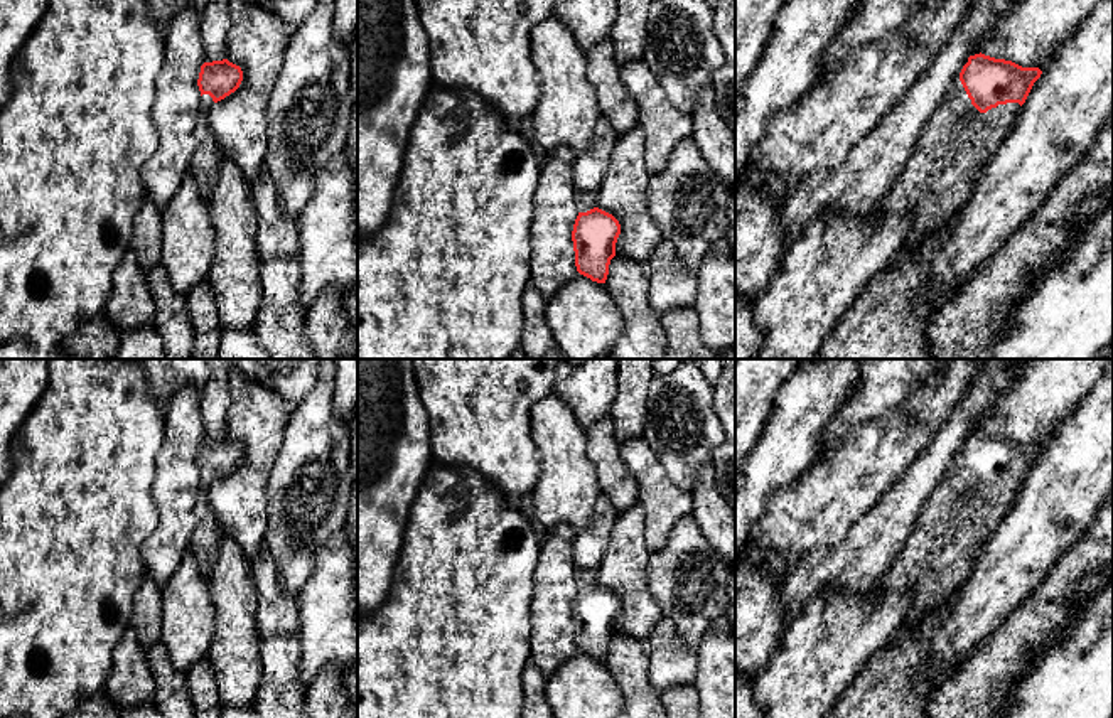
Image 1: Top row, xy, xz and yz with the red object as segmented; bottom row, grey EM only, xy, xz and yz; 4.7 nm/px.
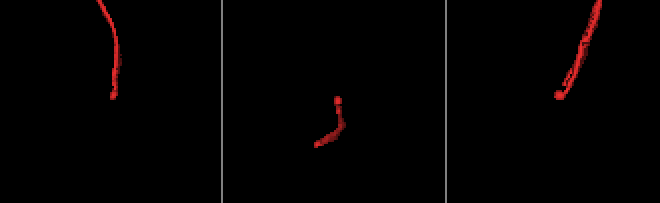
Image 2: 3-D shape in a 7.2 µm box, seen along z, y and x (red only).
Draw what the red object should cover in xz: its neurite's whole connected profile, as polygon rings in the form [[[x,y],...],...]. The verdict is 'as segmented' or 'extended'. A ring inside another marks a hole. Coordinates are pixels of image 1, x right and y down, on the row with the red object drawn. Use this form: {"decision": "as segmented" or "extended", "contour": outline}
{"decision": "extended", "contour": [[[578,194],[578,216],[573,224],[572,241],[575,266],[580,275],[605,283],[619,234],[619,221],[595,206],[595,194]]]}

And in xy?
{"decision": "extended", "contour": [[[228,59],[204,62],[201,66],[197,86],[201,91],[201,115],[206,116],[207,110],[234,93],[243,81],[243,71],[239,66]]]}

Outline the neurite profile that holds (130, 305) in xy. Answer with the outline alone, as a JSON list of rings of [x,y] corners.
[[[132,249],[113,273],[113,290],[103,310],[105,319],[120,332],[152,325],[155,303],[147,275]]]

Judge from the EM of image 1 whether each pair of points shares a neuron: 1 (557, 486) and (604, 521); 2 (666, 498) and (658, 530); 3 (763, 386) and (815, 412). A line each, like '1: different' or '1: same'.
1: different
2: same
3: different

